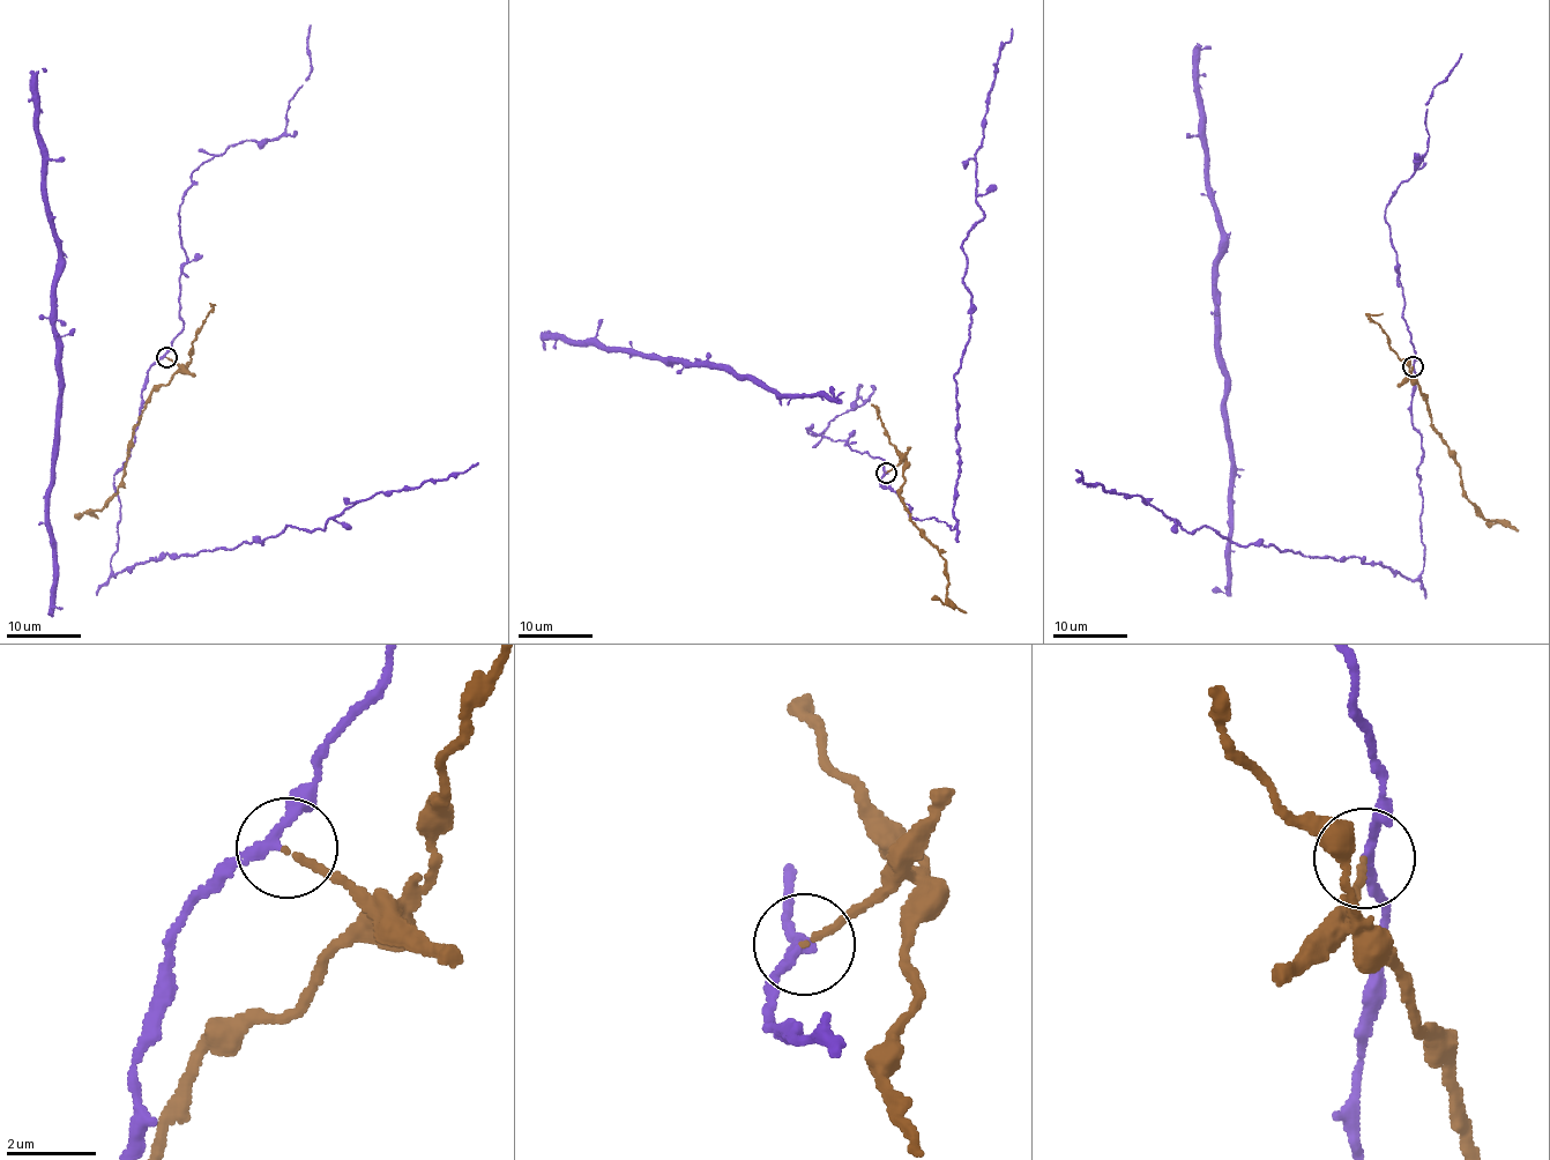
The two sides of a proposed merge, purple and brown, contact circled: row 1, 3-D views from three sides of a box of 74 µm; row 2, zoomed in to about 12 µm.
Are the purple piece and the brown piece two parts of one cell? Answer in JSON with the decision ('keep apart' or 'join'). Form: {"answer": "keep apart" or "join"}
{"answer": "keep apart"}

